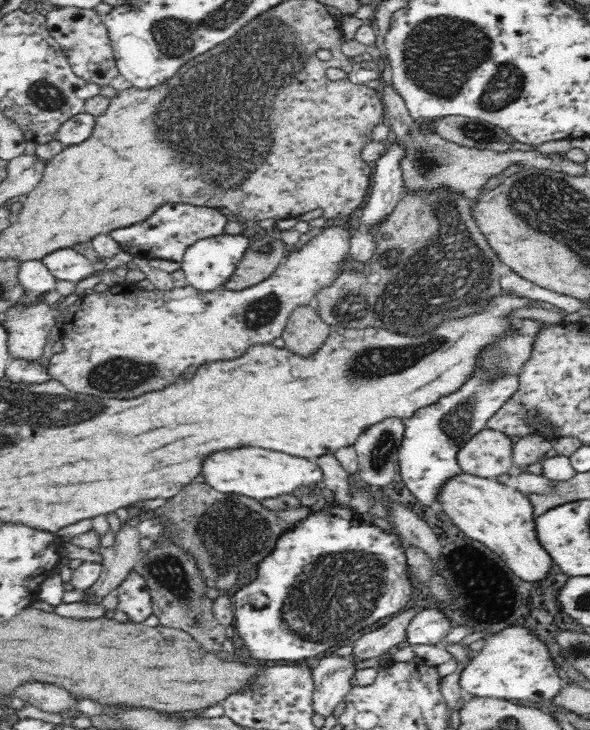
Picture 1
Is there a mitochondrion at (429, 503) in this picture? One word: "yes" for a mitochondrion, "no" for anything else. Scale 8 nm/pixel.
no

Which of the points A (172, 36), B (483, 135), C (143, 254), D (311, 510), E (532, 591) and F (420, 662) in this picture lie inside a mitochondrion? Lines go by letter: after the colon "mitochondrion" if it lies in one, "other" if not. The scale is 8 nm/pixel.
A: mitochondrion
B: mitochondrion
C: other
D: other
E: other
F: other

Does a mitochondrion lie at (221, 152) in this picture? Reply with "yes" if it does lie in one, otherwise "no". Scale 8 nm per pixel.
yes

